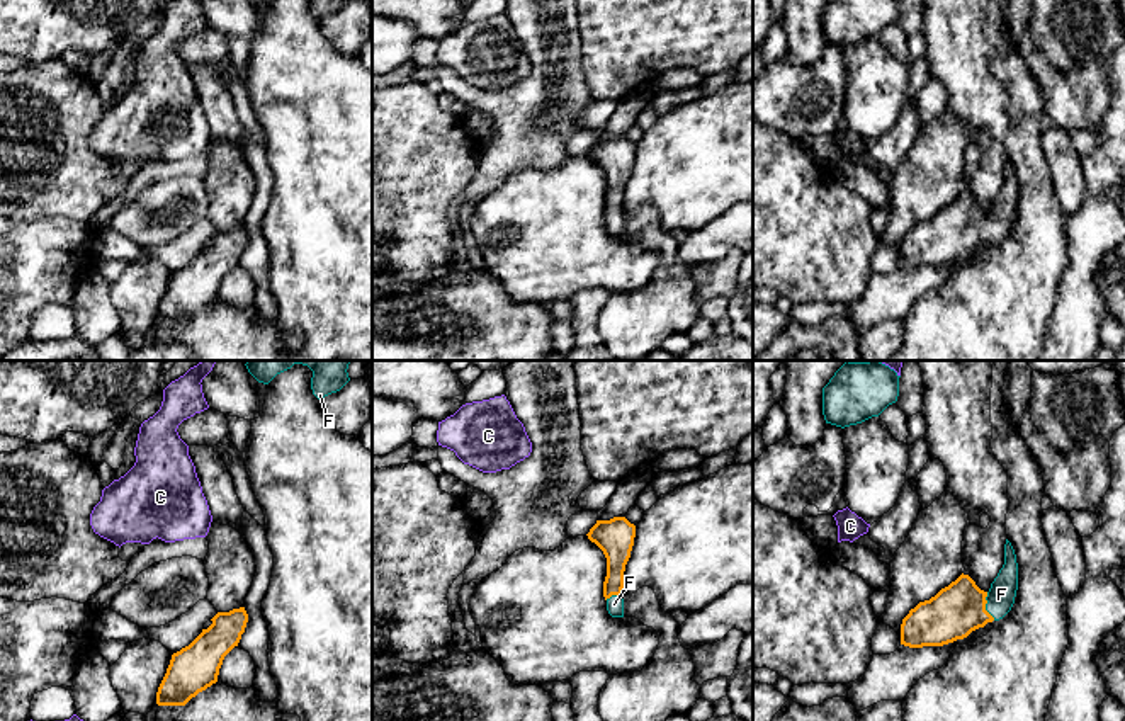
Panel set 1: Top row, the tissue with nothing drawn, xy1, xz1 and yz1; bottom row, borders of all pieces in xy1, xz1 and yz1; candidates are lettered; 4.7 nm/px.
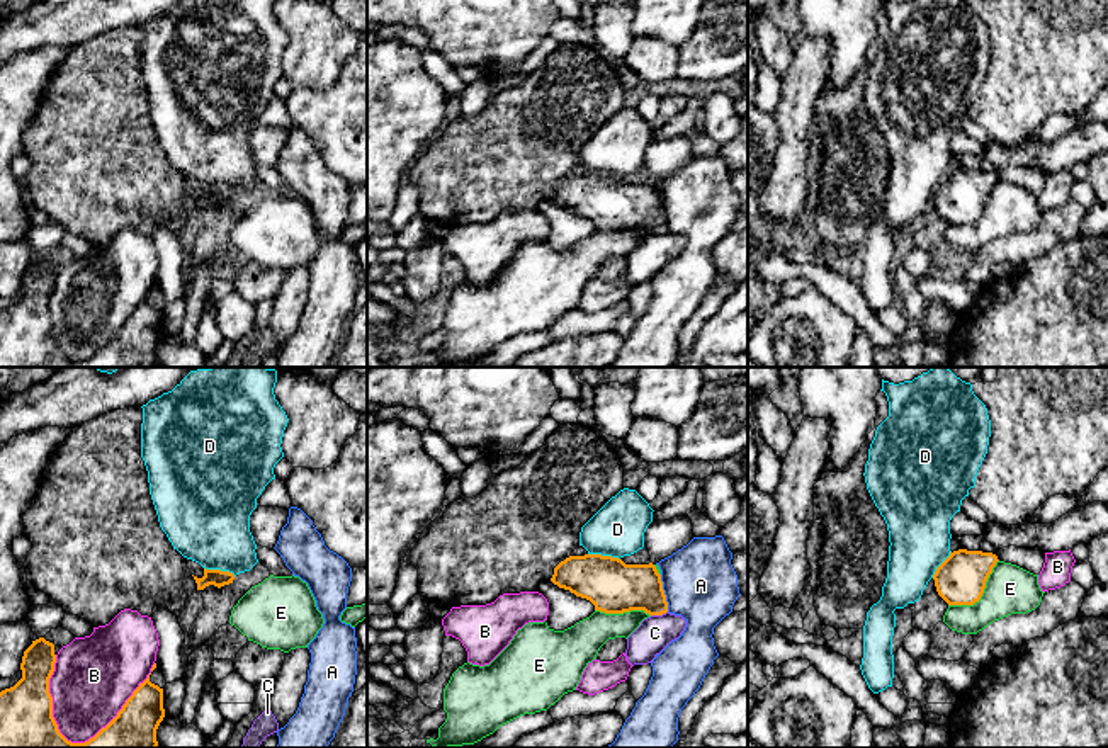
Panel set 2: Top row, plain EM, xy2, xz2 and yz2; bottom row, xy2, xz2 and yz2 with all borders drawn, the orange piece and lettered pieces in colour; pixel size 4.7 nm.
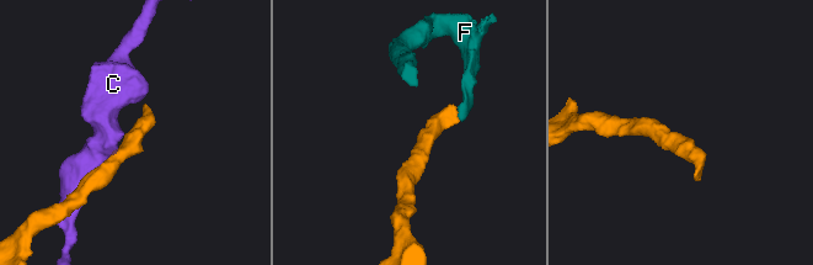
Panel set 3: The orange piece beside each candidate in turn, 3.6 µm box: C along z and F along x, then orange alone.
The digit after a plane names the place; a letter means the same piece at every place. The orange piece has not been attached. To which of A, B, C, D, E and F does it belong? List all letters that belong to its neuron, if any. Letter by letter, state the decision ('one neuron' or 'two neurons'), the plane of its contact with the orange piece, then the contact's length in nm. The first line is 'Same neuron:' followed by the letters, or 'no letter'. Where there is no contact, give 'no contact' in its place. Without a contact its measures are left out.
Same neuron: F
A: two neurons; contact in xz2; length 180 nm
B: two neurons; contact in xy2; length 550 nm
C: two neurons; contact in xz2; length 80 nm
D: two neurons; contact in xz2; length 160 nm
E: two neurons; contact in yz2; length 320 nm
F: one neuron; contact in yz1; length 140 nm

